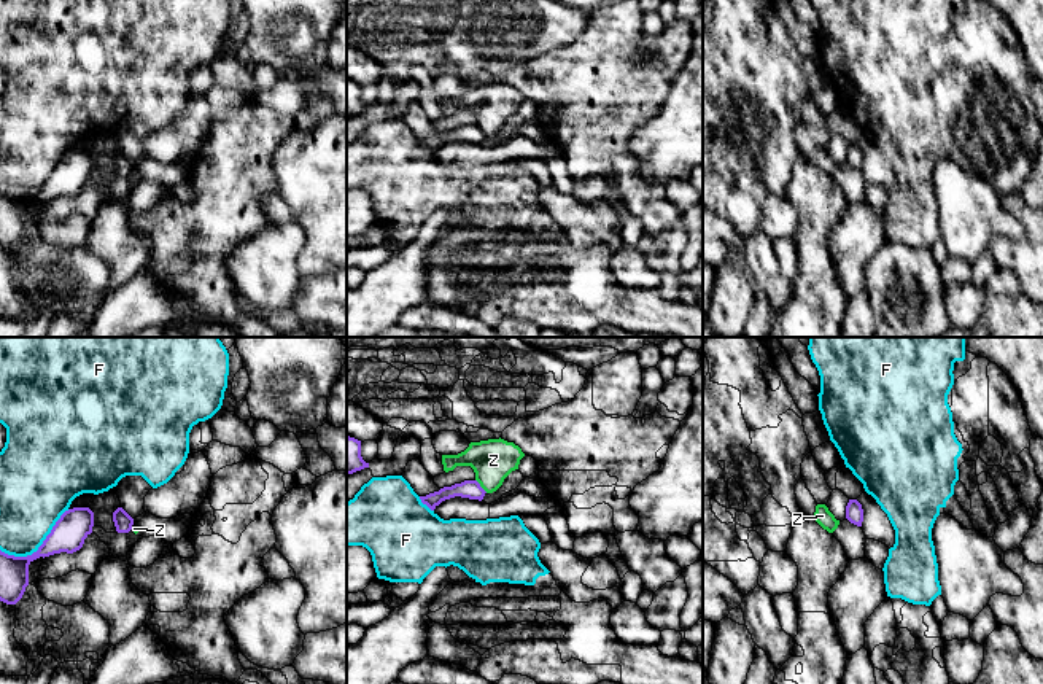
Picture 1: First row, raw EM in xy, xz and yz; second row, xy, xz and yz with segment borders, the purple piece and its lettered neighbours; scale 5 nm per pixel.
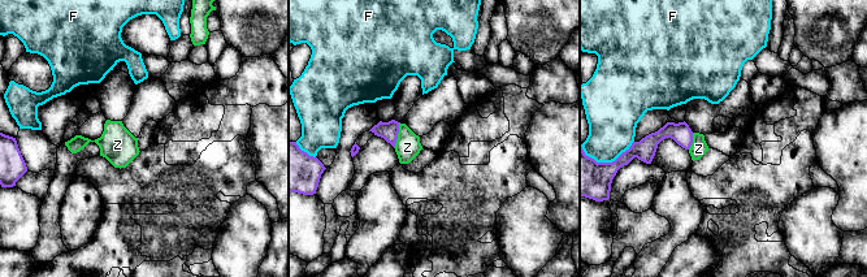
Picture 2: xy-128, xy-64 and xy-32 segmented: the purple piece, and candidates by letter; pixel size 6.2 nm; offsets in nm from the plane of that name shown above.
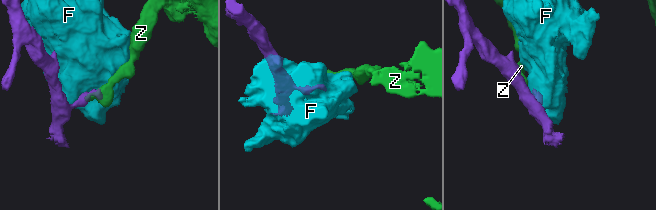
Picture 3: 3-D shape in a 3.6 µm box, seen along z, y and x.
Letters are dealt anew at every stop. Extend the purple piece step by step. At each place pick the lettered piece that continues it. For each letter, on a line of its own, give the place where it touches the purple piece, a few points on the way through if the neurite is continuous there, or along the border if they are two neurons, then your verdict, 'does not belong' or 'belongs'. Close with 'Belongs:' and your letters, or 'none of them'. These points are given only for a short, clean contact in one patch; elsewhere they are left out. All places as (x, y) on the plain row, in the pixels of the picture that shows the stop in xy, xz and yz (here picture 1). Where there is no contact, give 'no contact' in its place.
F: xy (38, 191) | does not belong
Z: xz (479, 129) | along xz (476, 123), (487, 136) | does not belong
Belongs: none of them

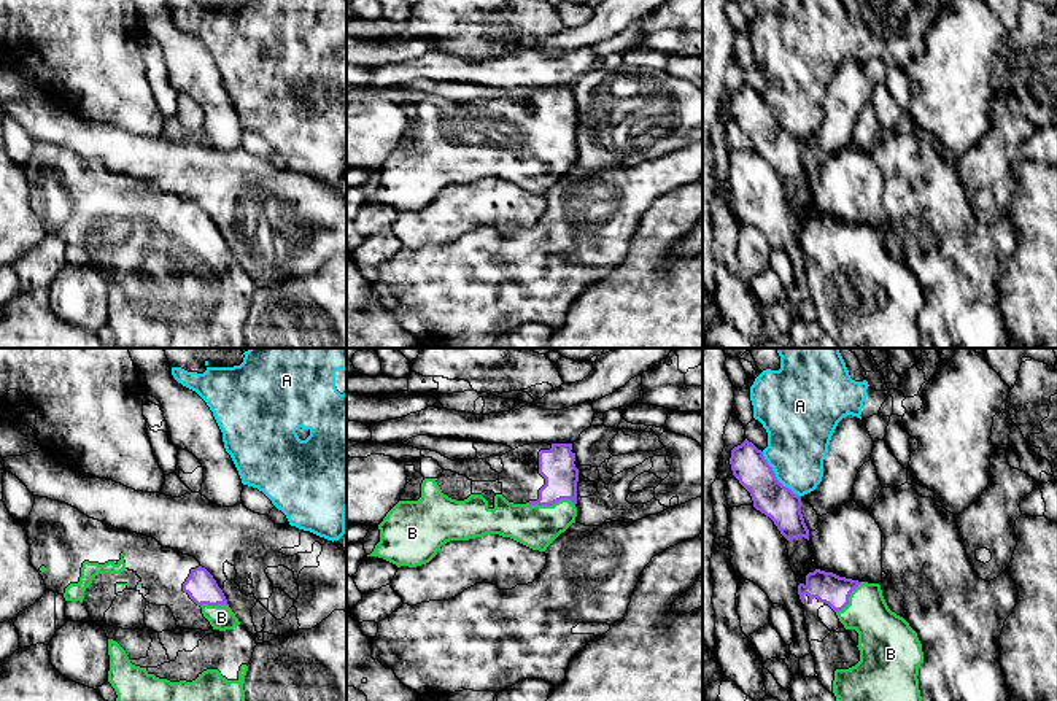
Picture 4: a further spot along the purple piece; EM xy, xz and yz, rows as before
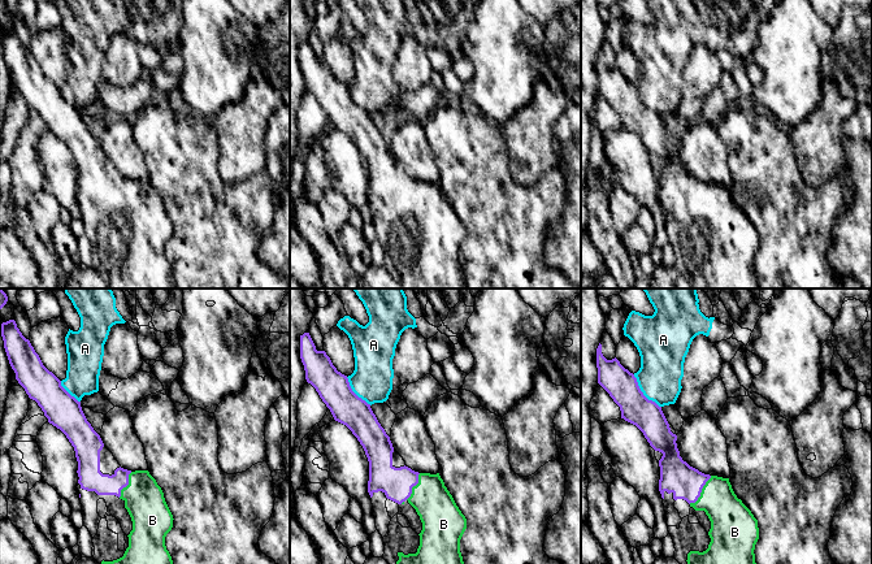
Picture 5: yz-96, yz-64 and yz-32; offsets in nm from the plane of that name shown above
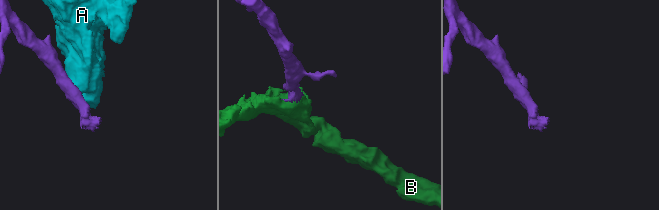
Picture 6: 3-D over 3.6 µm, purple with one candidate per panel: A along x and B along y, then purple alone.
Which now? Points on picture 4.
A: yz (774, 121) | does not belong
B: xz (550, 148) | across xz (557, 110), (557, 142), (550, 148), (550, 156), (536, 170) | belongs
Belongs: B

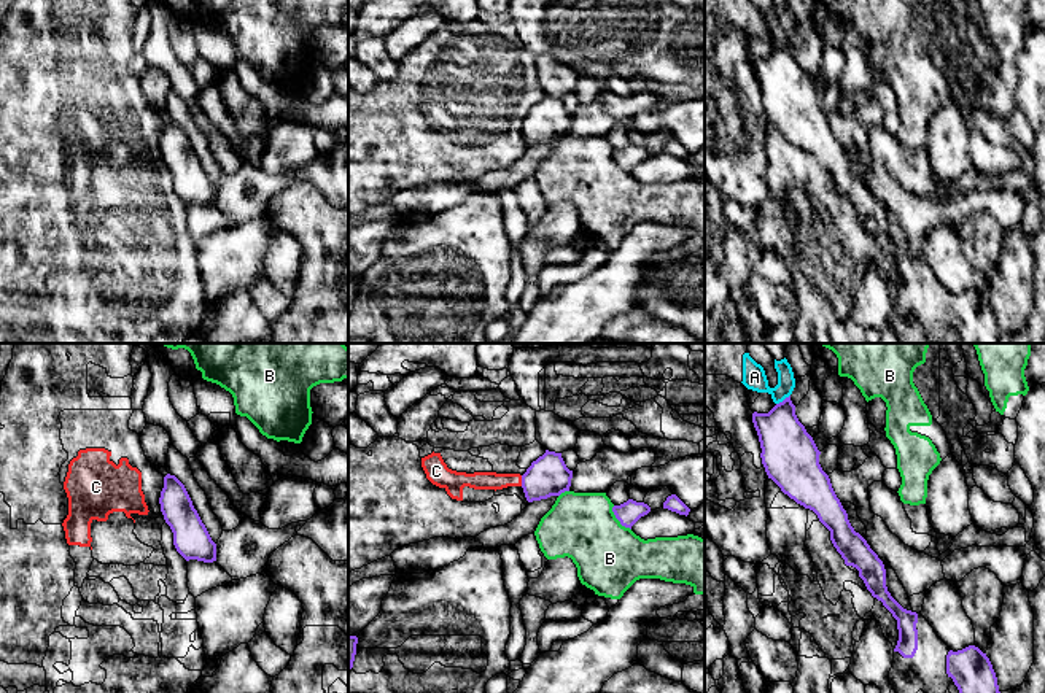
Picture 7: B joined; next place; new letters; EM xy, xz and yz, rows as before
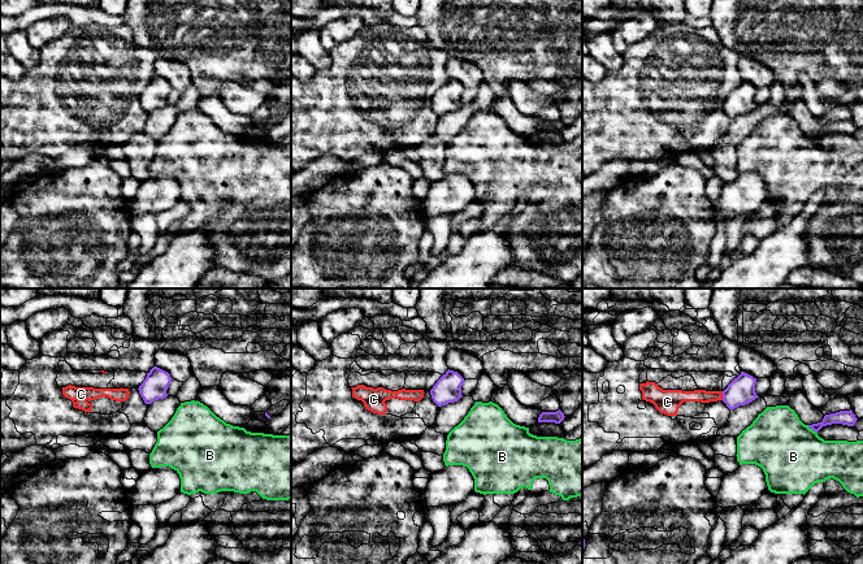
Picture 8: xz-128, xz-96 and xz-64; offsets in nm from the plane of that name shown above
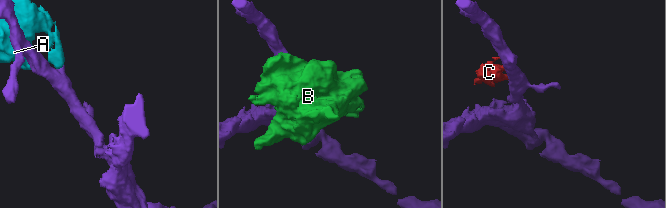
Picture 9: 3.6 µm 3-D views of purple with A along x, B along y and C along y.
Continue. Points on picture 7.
A: yz (784, 43) | along yz (789, 38), (776, 48) | does not belong
B: xz (617, 162) | does not belong
C: xz (522, 124) | does not belong
Belongs: none of them

